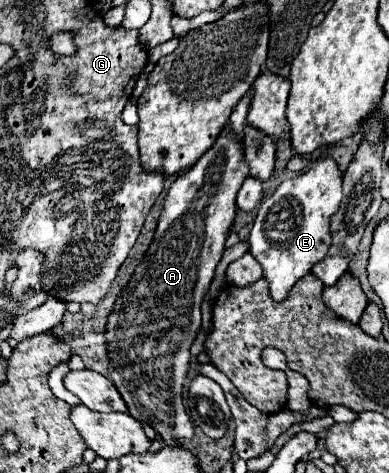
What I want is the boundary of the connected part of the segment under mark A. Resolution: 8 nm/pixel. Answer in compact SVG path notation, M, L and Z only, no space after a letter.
M225 130L225 132L217 138L217 142L211 146L211 150L205 152L205 154L199 158L199 162L197 162L195 166L191 166L187 172L183 172L183 174L173 182L173 186L169 188L167 198L165 198L165 202L163 202L163 212L161 212L161 216L159 216L159 224L157 224L157 230L155 230L155 238L153 238L153 242L151 242L147 254L143 256L141 264L137 266L133 278L129 280L127 288L125 288L125 290L121 292L121 296L117 298L117 302L115 302L115 306L113 306L113 312L109 314L109 322L107 322L107 350L109 350L109 358L111 358L111 364L109 364L109 368L111 368L111 370L109 370L109 372L111 372L111 380L113 380L113 384L117 386L121 398L125 400L125 404L127 404L127 408L129 408L129 414L131 414L133 418L137 418L139 422L151 424L151 426L155 428L155 432L159 432L161 438L163 438L167 444L177 444L177 438L191 438L191 436L193 436L193 426L191 426L189 416L185 414L183 396L181 396L181 392L183 392L183 378L185 378L187 368L189 368L189 348L191 348L191 344L193 344L193 340L195 340L195 336L197 336L197 330L199 330L199 326L201 326L201 302L203 302L203 296L205 296L205 292L209 290L209 284L211 284L211 280L213 280L213 276L215 276L215 268L217 268L217 264L219 264L219 260L221 260L221 256L223 256L223 250L225 250L225 238L227 238L229 228L231 228L233 218L235 218L235 194L237 194L239 186L243 184L243 180L245 180L247 174L249 174L249 168L247 168L247 164L245 164L245 160L243 160L243 148L241 148L239 140L237 140L235 136L231 136L229 130Z

